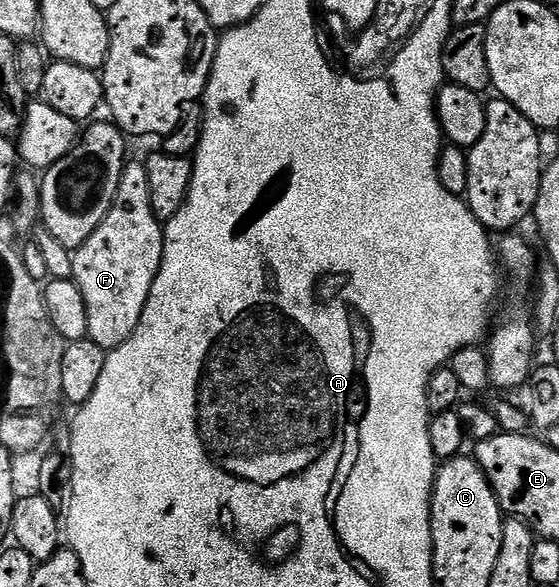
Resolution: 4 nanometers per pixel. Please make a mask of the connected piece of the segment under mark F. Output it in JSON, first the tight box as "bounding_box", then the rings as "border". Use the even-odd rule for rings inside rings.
{"bounding_box":[71,161,163,352],"border":[[[128,161],[121,172],[121,180],[117,184],[117,196],[109,208],[103,223],[73,251],[73,272],[71,278],[81,288],[81,296],[85,296],[85,312],[87,313],[87,338],[95,341],[106,352],[116,350],[137,328],[141,320],[141,312],[145,312],[145,304],[149,300],[149,292],[153,288],[153,280],[161,268],[163,259],[163,226],[159,217],[153,212],[153,204],[149,196],[149,176],[147,167],[142,161]]]}

